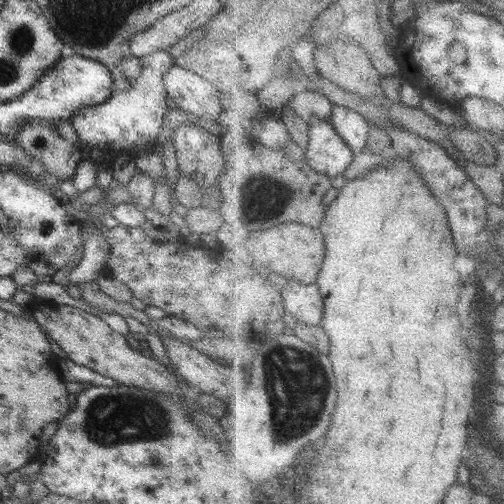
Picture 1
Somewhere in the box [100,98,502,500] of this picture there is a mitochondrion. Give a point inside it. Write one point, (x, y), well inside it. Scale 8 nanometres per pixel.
(295, 413)

